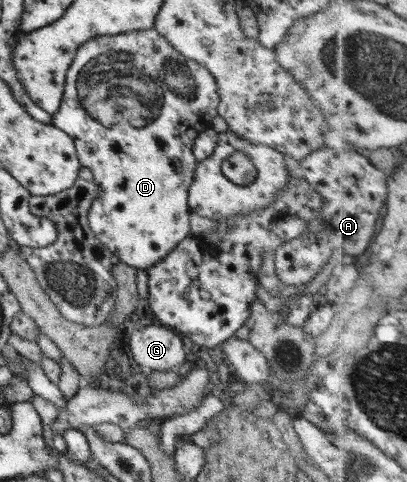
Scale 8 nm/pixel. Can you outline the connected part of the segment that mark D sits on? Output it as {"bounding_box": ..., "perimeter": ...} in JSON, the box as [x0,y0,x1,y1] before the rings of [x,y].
{"bounding_box":[52,28,219,270],"perimeter":[[[154,28],[133,30],[126,34],[101,36],[89,40],[77,48],[75,58],[66,75],[62,101],[59,110],[52,115],[52,124],[66,132],[75,141],[81,166],[91,170],[93,181],[101,187],[101,194],[97,194],[96,201],[89,208],[89,225],[93,233],[97,235],[97,239],[121,262],[135,269],[147,270],[166,258],[190,233],[187,190],[189,190],[189,184],[193,182],[193,174],[195,174],[195,166],[198,162],[193,155],[192,141],[201,132],[210,128],[213,118],[218,115],[219,94],[216,78],[202,64],[191,61],[177,52],[174,46],[161,37]]]}

